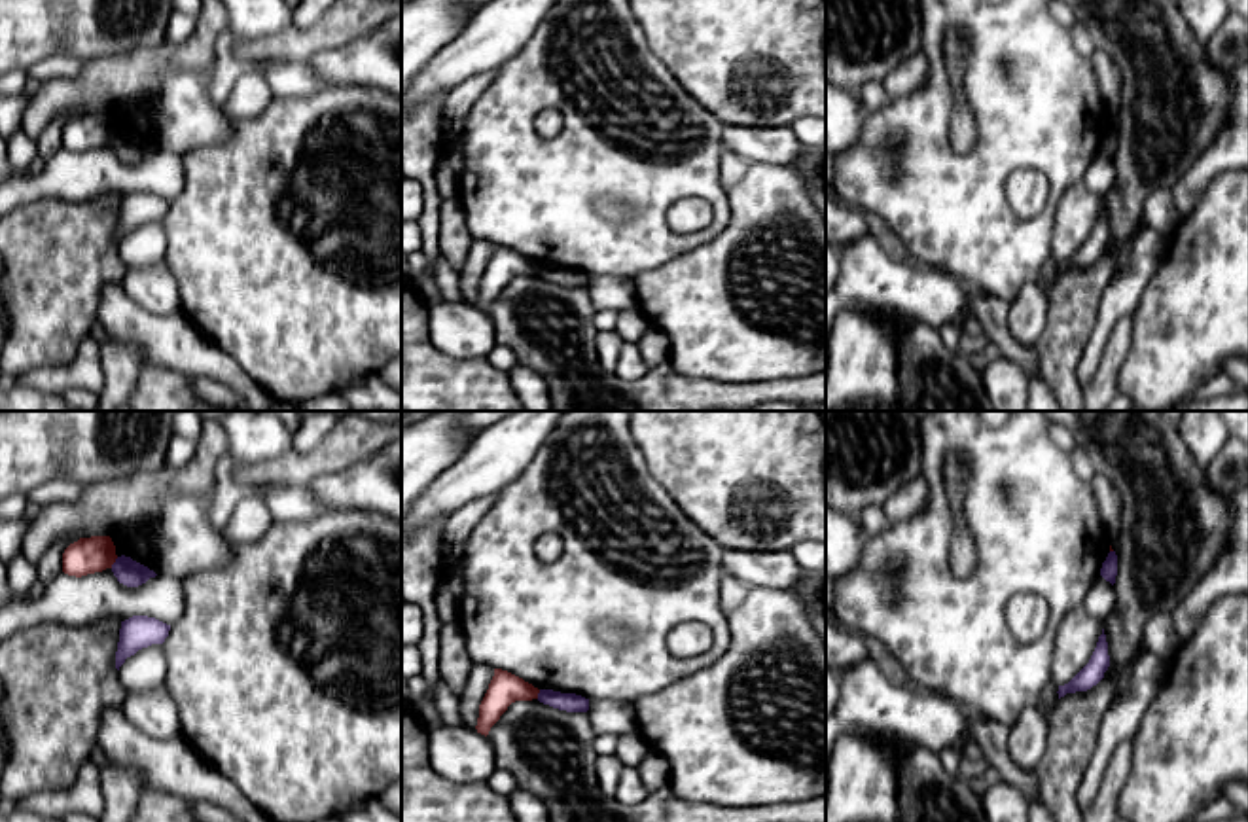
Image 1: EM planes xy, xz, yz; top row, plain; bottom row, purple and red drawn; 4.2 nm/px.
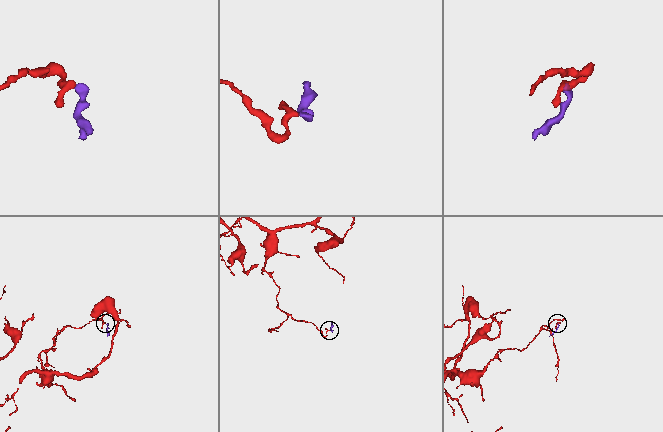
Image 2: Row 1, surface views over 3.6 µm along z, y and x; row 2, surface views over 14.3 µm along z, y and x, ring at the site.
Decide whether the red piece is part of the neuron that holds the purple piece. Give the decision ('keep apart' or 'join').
keep apart

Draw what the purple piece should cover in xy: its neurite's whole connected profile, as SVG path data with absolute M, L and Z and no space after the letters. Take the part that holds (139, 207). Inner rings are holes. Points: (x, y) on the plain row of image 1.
M133 191L121 197L116 244L119 246L125 235L134 231L138 225L152 220L163 220L169 206L170 201L148 191Z

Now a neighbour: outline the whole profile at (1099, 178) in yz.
M1098 150L1089 163L1083 184L1093 195L1104 199L1115 186L1115 163Z

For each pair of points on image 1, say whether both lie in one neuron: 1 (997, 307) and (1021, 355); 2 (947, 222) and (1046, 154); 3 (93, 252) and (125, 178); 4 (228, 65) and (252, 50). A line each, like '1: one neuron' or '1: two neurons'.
1: one neuron
2: one neuron
3: two neurons
4: two neurons

